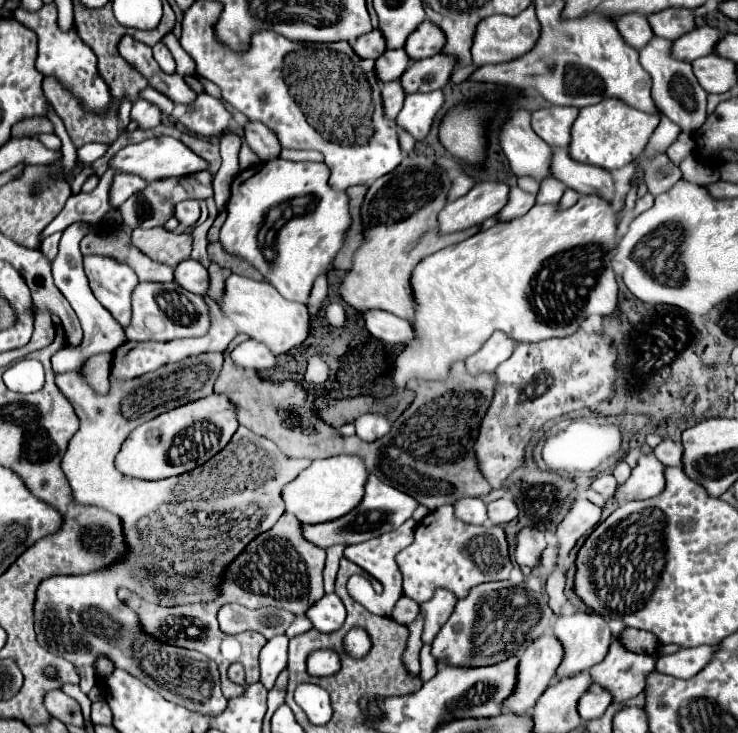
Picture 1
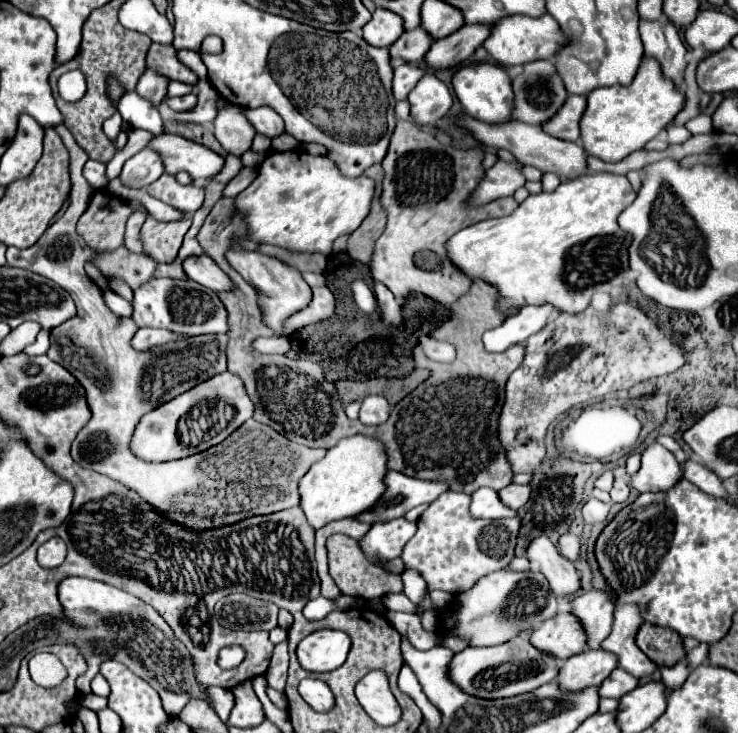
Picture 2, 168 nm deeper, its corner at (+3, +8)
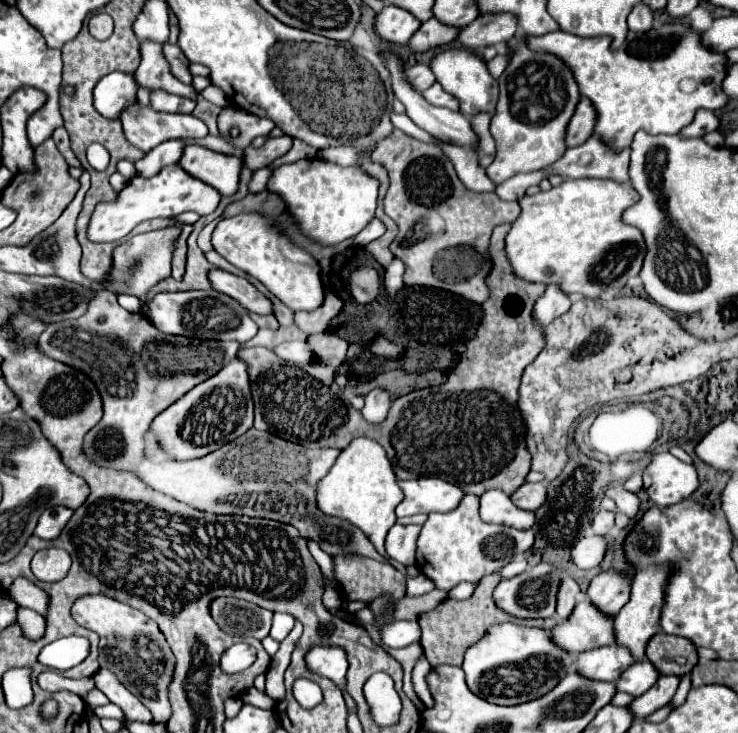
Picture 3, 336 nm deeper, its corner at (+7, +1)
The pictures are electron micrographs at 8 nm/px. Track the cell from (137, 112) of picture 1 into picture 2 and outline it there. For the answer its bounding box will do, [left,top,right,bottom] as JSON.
[136,67,170,105]

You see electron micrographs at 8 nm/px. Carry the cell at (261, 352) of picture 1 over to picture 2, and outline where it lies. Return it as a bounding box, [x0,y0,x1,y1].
[254,337,290,353]

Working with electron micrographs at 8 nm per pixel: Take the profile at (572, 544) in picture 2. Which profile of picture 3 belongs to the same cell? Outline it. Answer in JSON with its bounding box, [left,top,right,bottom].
[570,536,606,568]

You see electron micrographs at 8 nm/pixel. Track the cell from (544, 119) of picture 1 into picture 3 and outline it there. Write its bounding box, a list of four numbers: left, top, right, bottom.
[566,98,596,146]

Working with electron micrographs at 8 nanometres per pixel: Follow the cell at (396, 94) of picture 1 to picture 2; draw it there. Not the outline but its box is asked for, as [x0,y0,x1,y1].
[392,63,428,101]

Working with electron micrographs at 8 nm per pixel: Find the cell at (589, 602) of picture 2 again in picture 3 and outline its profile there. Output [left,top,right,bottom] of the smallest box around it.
[586,572,630,616]

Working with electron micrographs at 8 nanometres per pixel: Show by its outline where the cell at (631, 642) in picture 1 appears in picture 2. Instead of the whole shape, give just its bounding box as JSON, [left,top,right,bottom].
[636,623,686,667]

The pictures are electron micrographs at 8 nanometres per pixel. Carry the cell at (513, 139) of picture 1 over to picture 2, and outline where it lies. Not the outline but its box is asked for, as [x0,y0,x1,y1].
[452,61,514,123]

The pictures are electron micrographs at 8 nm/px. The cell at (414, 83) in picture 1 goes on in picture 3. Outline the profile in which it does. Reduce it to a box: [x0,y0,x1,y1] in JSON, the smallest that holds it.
[456,14,516,50]

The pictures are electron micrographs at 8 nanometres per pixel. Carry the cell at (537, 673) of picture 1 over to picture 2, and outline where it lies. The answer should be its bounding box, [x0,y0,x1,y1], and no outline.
[532,613,586,661]

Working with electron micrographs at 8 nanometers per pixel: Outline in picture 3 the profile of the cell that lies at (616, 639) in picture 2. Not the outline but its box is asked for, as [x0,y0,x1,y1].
[614,568,668,662]

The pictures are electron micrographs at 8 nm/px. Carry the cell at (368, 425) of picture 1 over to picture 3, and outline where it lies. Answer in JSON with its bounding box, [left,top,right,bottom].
[360,390,390,424]

